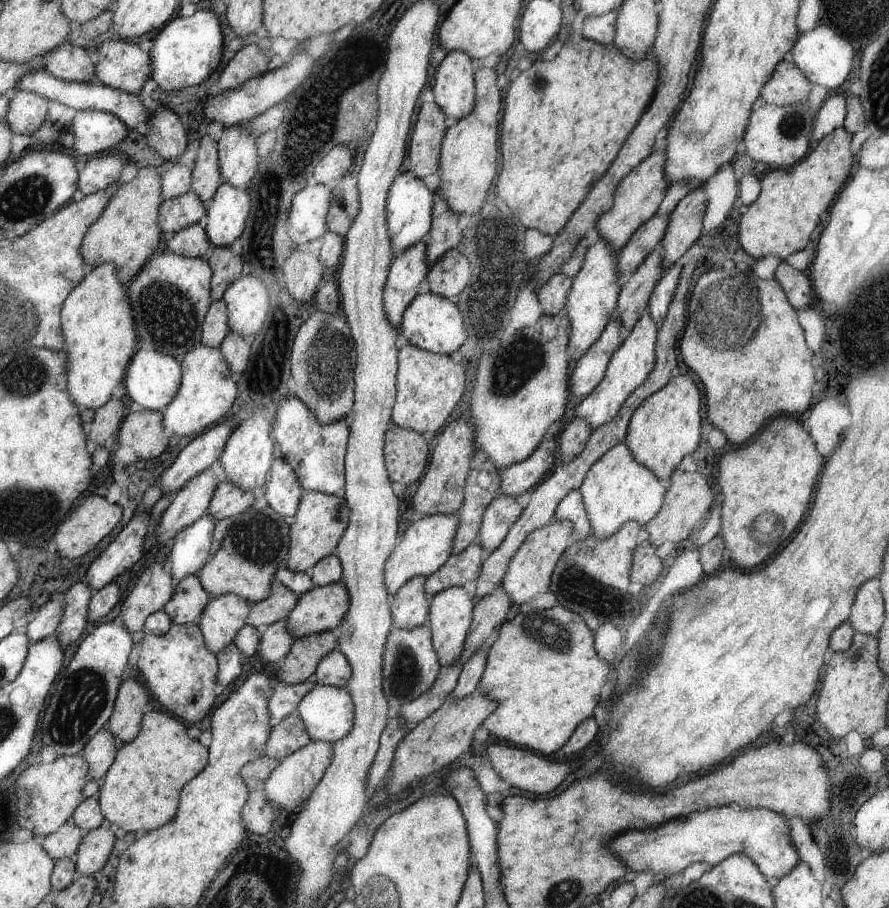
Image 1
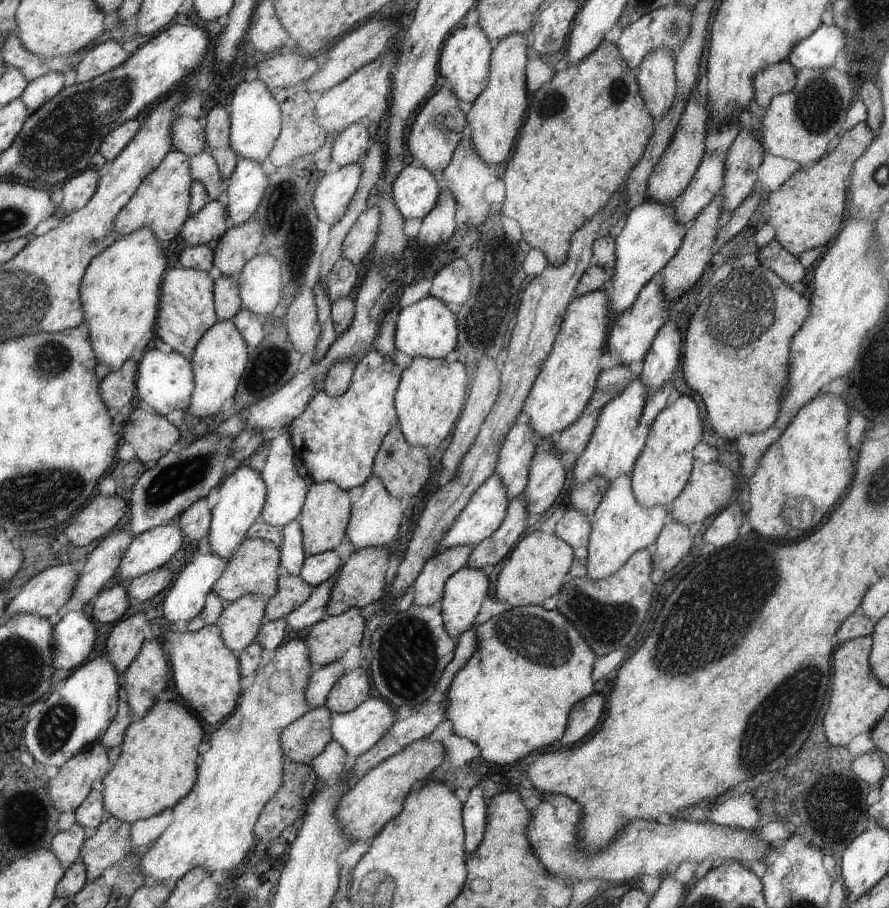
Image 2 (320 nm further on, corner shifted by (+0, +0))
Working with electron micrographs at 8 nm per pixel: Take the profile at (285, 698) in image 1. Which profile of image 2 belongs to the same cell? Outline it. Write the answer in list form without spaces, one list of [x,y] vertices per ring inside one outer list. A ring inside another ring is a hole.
[[[339,659],[318,667],[312,672],[307,685],[307,701],[311,704],[311,708],[321,707],[325,704],[330,689],[335,685],[335,682],[338,682],[339,678],[342,678],[344,673],[346,673],[346,668],[342,666]]]

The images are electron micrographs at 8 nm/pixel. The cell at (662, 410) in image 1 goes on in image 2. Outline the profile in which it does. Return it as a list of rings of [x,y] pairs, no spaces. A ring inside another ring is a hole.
[[[681,395],[672,406],[665,407],[653,423],[646,448],[633,469],[633,493],[643,507],[666,506],[681,495],[692,476],[696,457],[694,447],[702,440],[702,422],[692,398]]]

